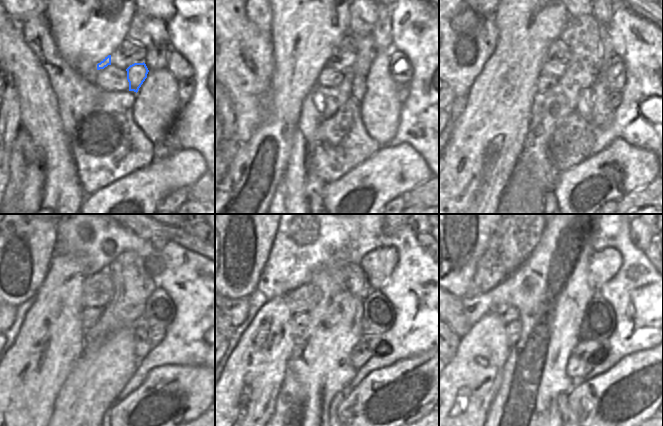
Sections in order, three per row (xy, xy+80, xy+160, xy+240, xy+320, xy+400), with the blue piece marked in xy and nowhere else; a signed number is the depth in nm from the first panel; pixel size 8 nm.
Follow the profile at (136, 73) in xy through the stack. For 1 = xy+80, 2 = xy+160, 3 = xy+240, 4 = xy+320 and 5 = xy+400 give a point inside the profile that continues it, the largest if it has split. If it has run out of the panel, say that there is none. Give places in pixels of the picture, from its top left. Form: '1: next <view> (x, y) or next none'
1: next xy+80 (358, 87)
2: next xy+160 (584, 107)
3: next xy+240 (143, 345)
4: next xy+320 (358, 358)
5: next xy+400 (577, 369)

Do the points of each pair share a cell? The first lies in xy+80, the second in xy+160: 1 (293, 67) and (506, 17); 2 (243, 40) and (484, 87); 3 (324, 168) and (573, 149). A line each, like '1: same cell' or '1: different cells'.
1: same cell
2: different cells
3: same cell

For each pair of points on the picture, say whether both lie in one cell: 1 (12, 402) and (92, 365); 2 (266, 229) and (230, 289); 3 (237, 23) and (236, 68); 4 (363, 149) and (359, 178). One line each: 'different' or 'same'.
1: different
2: same
3: same
4: different

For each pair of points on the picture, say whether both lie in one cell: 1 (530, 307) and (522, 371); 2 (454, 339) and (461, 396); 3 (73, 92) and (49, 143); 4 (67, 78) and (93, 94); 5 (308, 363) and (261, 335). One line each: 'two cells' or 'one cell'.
1: one cell
2: two cells
3: two cells
4: one cell
5: two cells

